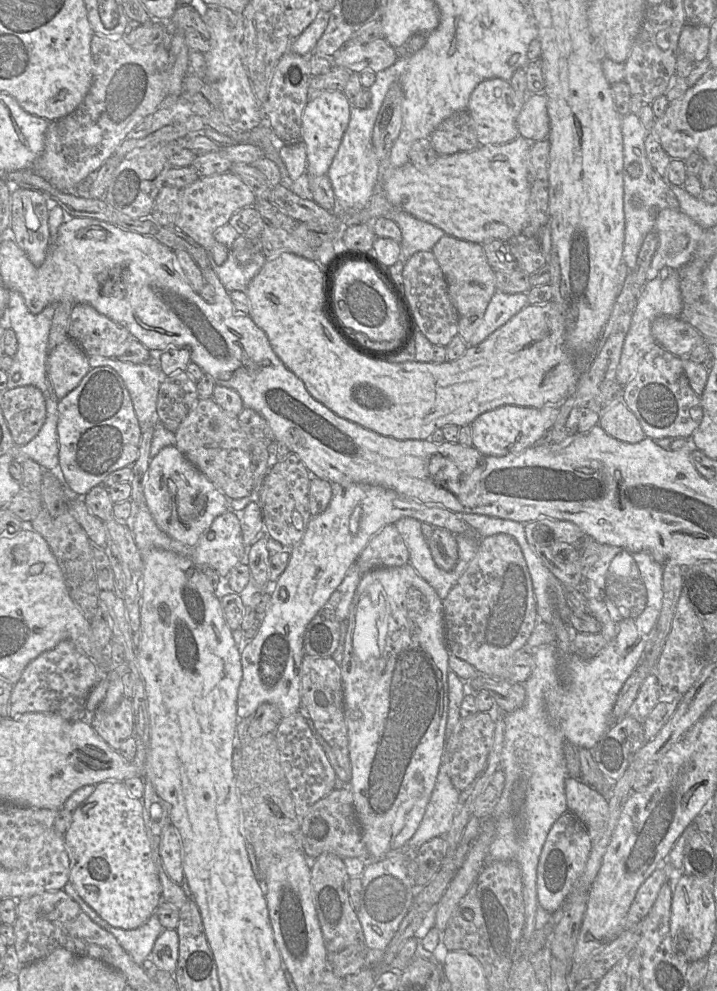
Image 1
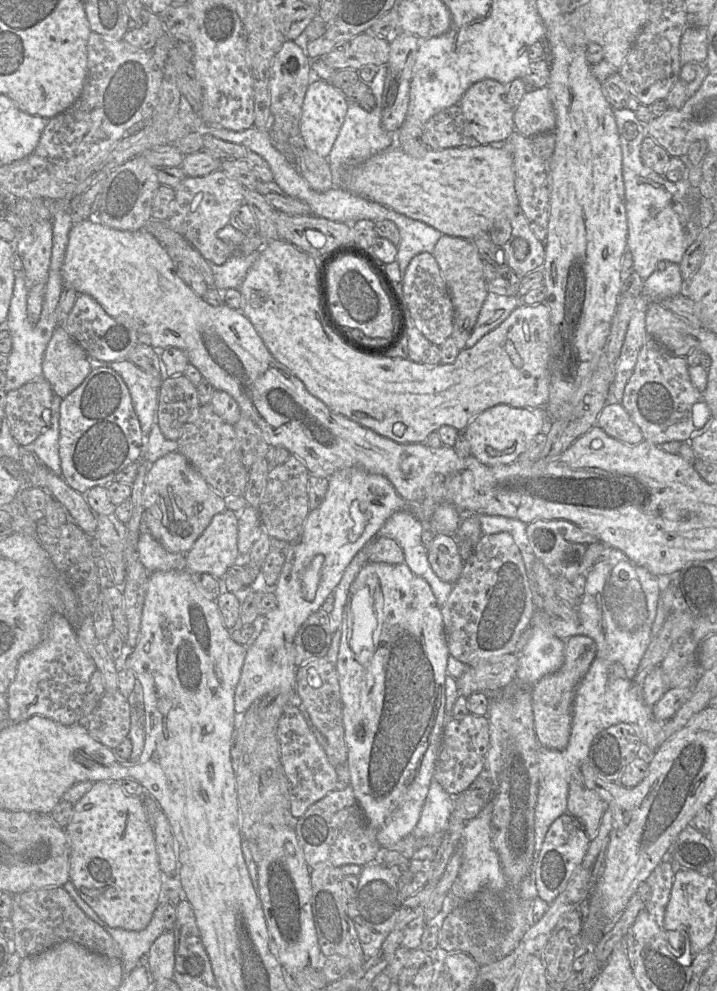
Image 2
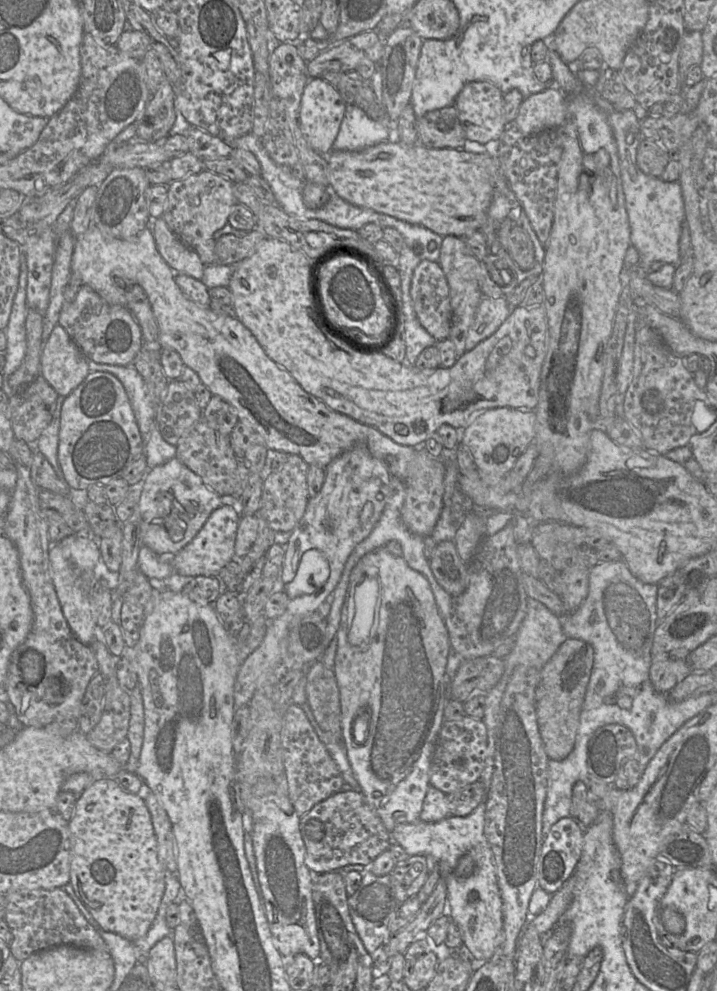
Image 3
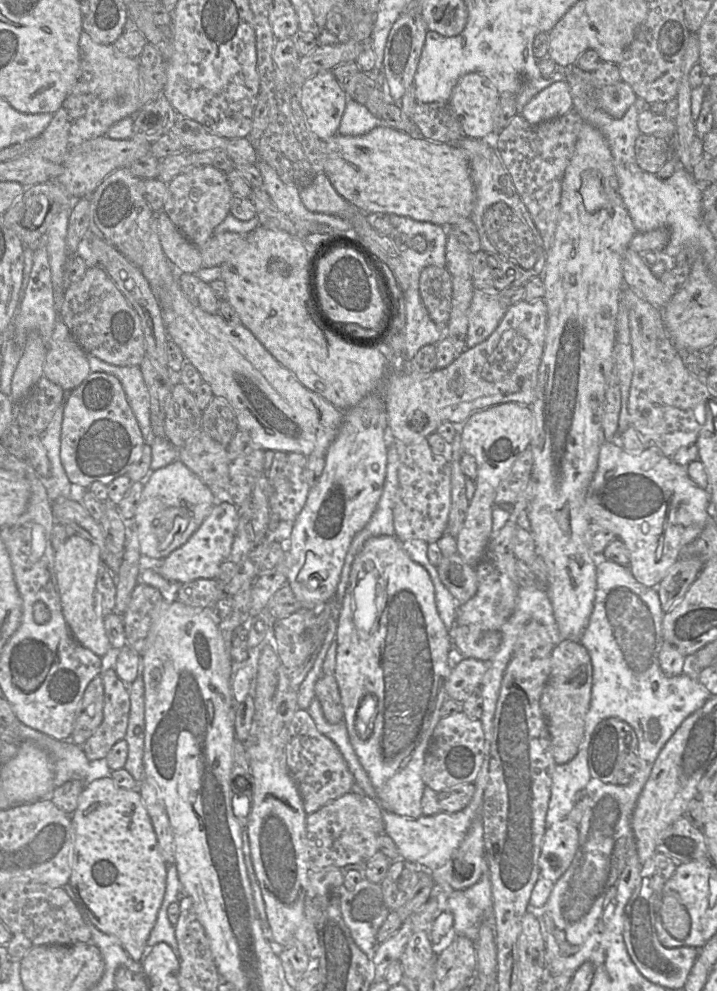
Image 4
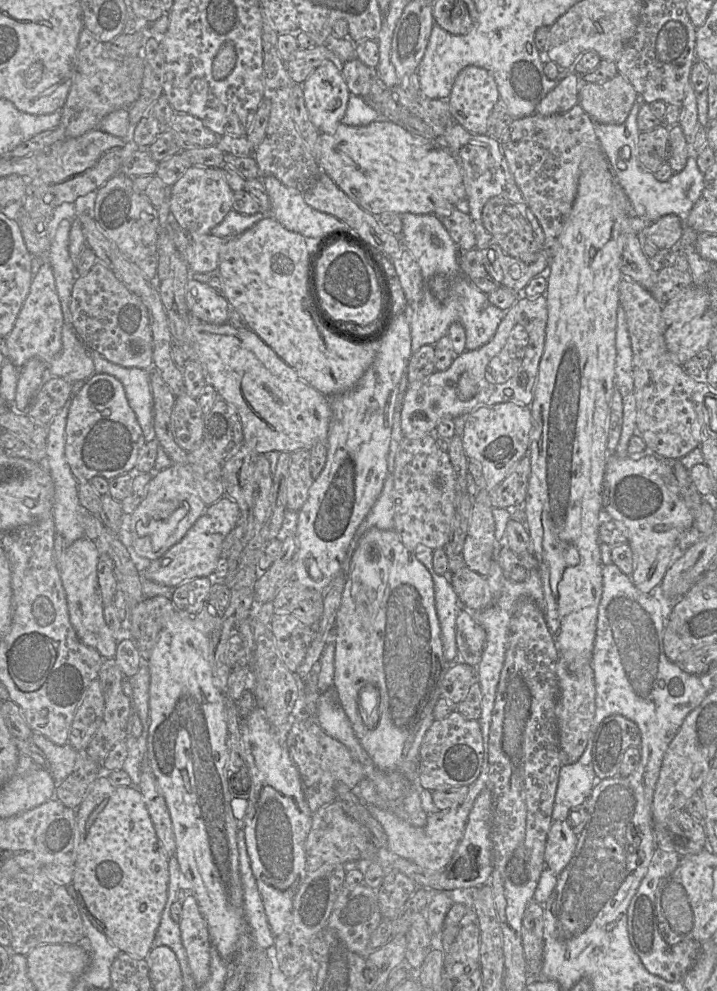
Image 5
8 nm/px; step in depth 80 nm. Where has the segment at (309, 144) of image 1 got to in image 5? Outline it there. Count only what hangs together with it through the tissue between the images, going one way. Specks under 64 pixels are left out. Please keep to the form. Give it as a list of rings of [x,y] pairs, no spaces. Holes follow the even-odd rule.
[[[336,59],[323,61],[302,83],[309,118],[320,133],[334,133],[350,96]]]

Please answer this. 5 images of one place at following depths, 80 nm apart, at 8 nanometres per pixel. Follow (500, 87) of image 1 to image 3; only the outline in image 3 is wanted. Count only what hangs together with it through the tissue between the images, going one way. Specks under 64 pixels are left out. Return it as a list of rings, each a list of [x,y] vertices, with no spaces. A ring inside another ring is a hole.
[[[471,81],[464,85],[454,106],[467,140],[486,144],[500,139],[507,128],[503,95],[488,81]]]

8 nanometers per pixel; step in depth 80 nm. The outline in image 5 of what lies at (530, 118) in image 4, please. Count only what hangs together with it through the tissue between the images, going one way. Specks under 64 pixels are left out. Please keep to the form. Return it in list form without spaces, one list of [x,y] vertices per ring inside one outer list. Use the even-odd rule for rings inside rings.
[[[570,72],[540,101],[535,113],[542,116],[566,113],[578,103],[580,84],[580,76]]]

